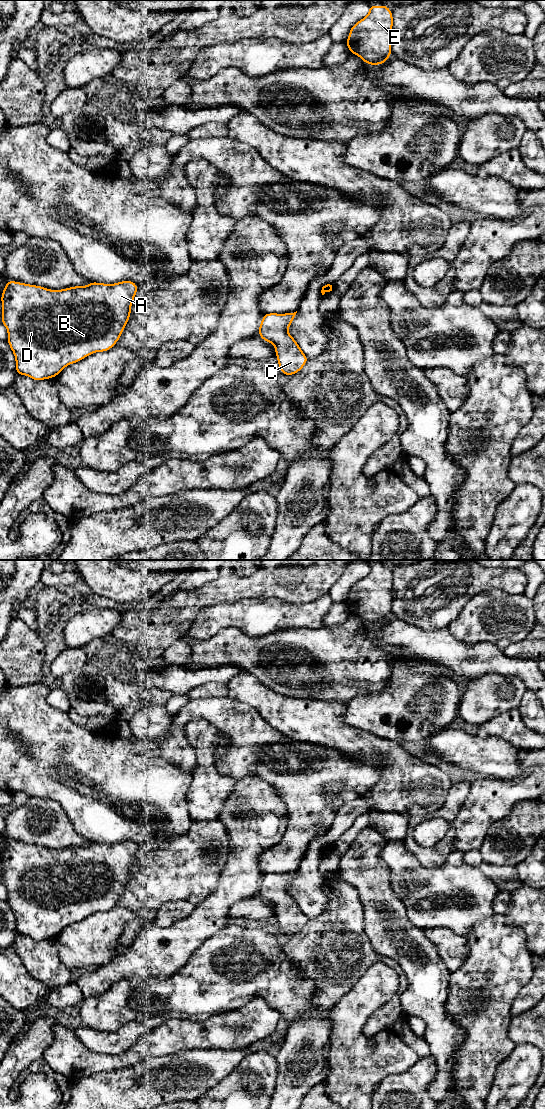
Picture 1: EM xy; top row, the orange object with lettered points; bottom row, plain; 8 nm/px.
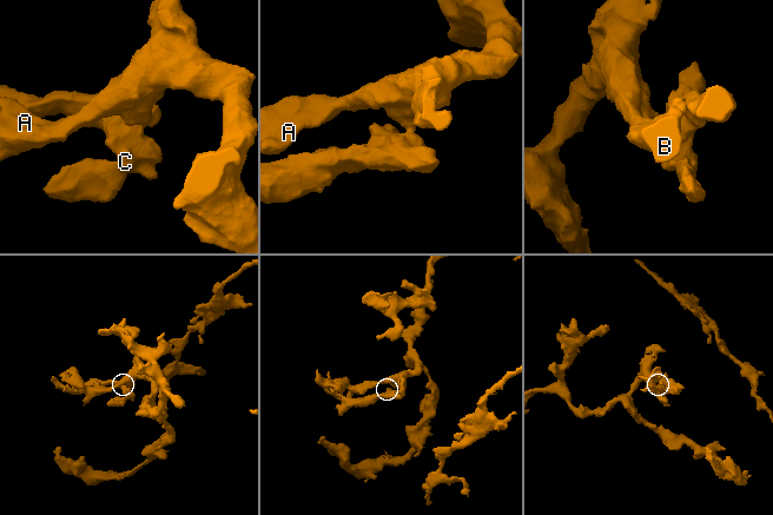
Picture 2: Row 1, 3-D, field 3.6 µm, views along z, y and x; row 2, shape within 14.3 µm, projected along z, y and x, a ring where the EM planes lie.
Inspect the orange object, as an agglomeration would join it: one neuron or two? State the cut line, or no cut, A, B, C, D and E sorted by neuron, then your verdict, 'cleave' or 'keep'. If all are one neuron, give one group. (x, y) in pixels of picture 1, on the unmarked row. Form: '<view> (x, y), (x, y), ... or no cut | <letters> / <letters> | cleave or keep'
xy (332, 848), (326, 850) | A B D E / C | cleave

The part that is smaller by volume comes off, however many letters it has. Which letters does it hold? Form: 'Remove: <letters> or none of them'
Remove: C

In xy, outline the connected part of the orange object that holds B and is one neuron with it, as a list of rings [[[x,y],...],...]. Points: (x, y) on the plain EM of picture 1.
[[[7,840],[1,854],[1,883],[8,892],[7,902],[15,916],[16,934],[28,936],[35,941],[54,938],[68,925],[93,913],[110,910],[120,899],[129,881],[137,850],[137,844],[130,840],[115,844],[89,842],[87,846],[60,850]]]

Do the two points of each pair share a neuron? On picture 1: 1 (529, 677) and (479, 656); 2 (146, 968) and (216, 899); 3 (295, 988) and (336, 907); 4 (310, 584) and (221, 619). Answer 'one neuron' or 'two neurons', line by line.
1: one neuron
2: one neuron
3: two neurons
4: two neurons

